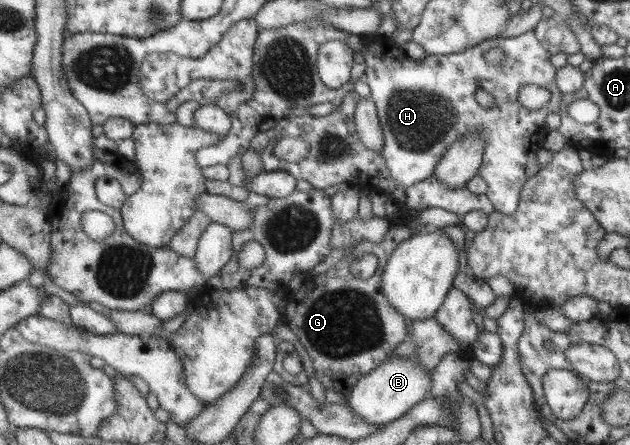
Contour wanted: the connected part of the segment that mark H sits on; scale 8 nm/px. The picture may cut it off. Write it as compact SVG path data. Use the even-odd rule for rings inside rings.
M531 30L517 37L491 38L461 53L427 54L422 61L410 59L405 50L390 36L383 37L383 35L375 34L363 35L360 38L363 43L360 51L367 64L365 81L370 86L371 100L375 103L385 141L381 153L386 159L386 166L392 178L405 187L409 187L433 176L433 169L443 154L447 153L459 139L478 131L486 140L486 149L483 152L480 168L481 176L488 185L485 195L498 213L504 215L516 213L522 193L521 187L527 183L529 177L537 175L541 167L537 152L544 149L548 131L547 116L559 111L562 97L556 83L558 70L551 64L552 55L537 40L535 32ZM493 47L499 47L505 53L504 62L500 65L490 65L484 59L485 53ZM525 85L537 85L547 89L552 96L547 106L535 111L524 107L519 100L519 91ZM479 89L491 94L495 103L490 107L481 107L475 99L475 94Z

